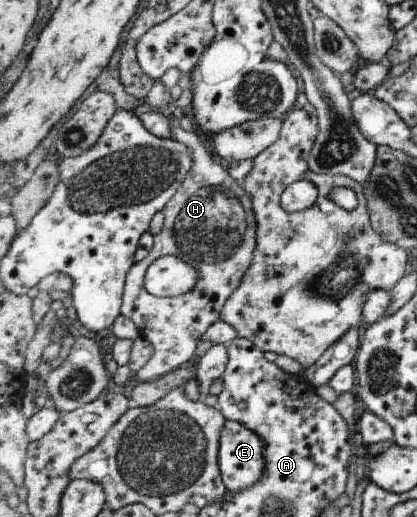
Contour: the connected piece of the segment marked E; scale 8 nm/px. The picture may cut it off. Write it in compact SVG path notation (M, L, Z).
M228 420L223 427L222 442L219 447L219 463L223 481L229 492L250 490L259 483L262 471L266 469L266 440L255 431L235 420Z

